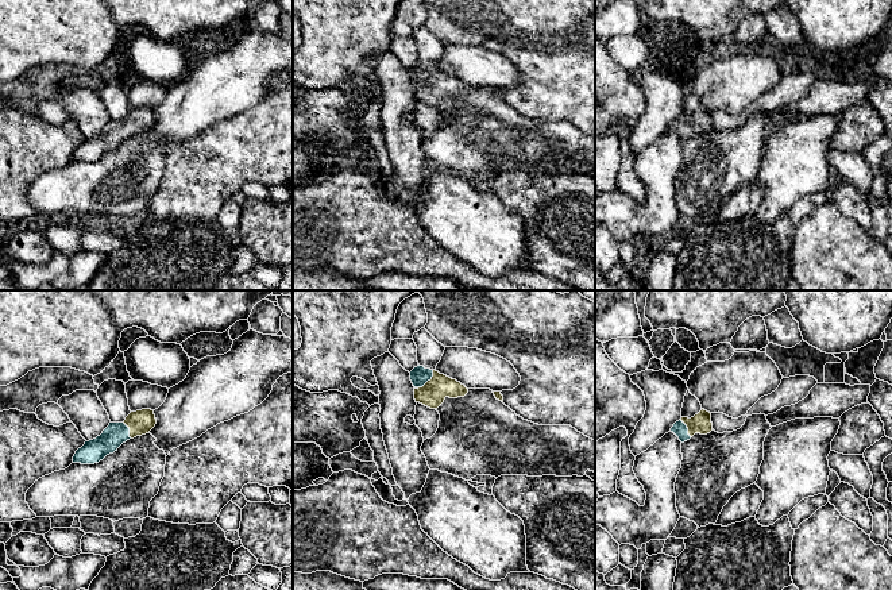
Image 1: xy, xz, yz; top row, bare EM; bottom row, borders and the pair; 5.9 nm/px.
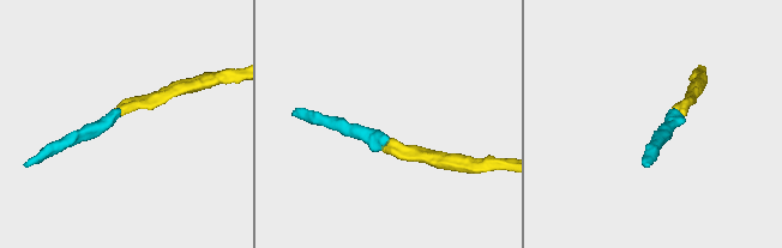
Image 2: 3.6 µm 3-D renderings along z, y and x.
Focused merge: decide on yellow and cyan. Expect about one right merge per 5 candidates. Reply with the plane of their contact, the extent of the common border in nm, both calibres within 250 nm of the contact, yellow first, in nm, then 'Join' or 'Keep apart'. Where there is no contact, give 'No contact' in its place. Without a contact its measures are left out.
Touches yellow in xz. Shared border 140 nm. Thickness 160 nm (yellow) against 110 nm. Join

